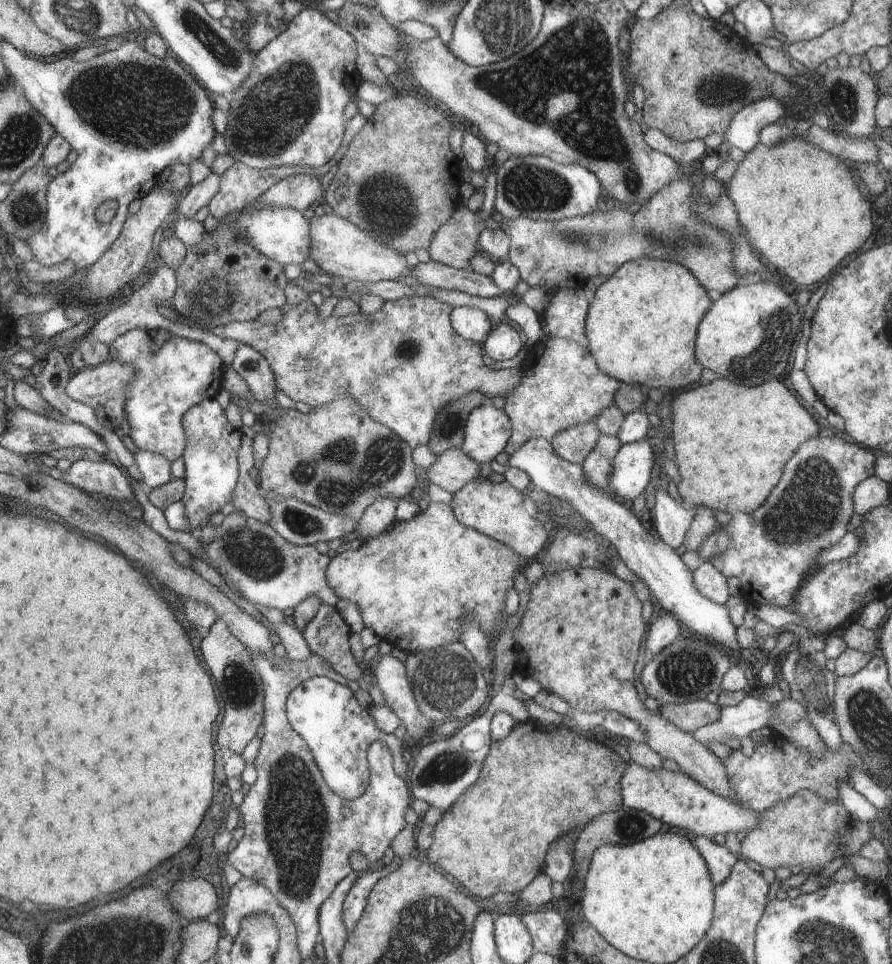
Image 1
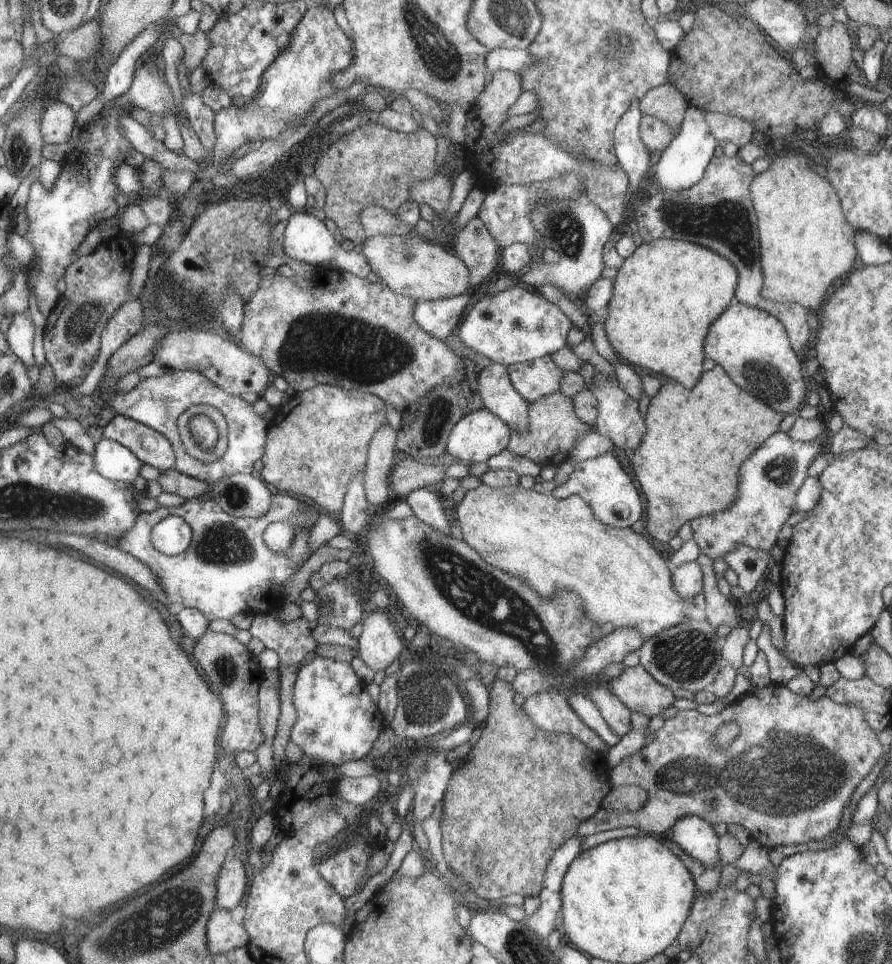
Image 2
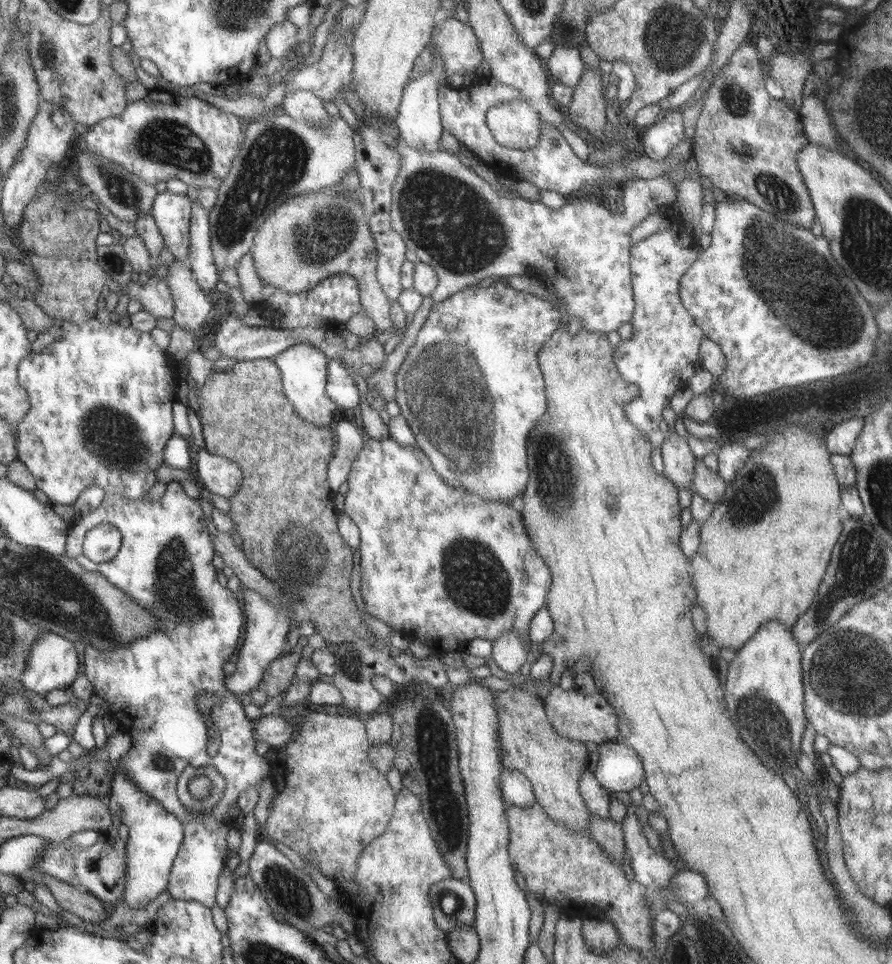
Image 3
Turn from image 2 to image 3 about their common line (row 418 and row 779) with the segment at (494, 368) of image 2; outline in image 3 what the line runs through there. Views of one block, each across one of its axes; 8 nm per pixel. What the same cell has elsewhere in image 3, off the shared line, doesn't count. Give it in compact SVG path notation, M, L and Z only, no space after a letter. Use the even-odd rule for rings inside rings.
M505 768L502 772L503 797L507 806L526 808L532 806L535 800L534 785L523 772Z

